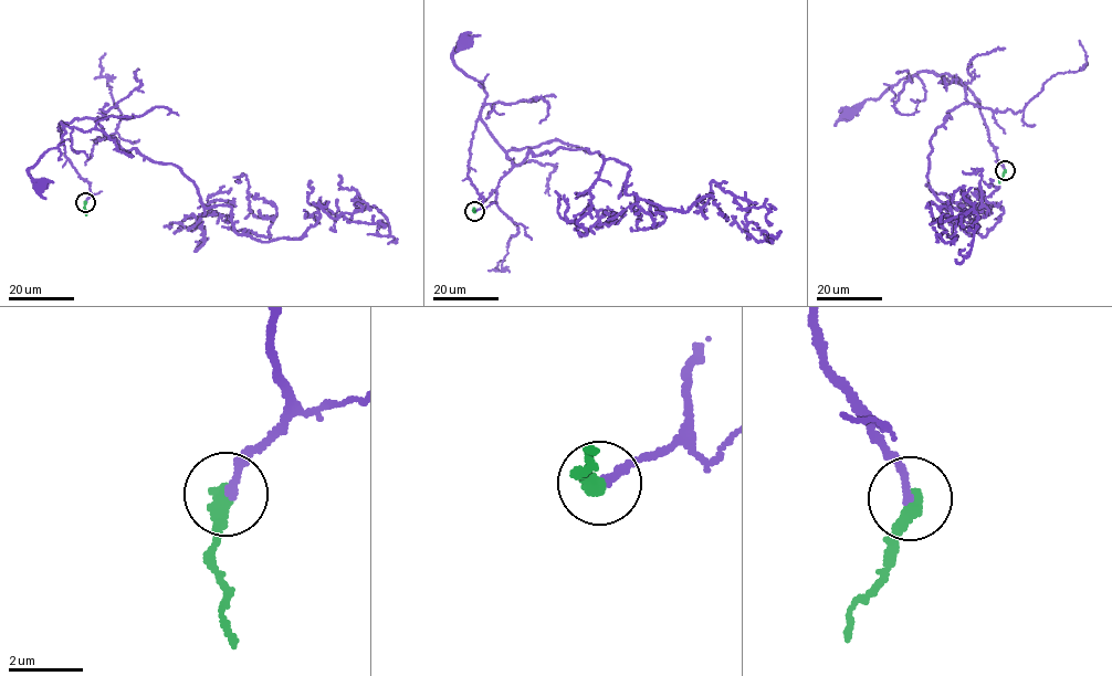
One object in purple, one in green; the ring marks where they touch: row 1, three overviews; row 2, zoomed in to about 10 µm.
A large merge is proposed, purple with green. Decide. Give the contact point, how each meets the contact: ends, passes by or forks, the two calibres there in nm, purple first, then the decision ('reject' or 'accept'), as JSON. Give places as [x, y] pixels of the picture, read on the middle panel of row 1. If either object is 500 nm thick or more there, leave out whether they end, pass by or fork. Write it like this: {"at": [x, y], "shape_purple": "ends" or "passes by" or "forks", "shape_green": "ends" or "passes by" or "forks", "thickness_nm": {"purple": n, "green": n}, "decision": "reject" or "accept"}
{"at": [474, 211], "shape_purple": "ends", "shape_green": "ends", "thickness_nm": {"purple": 180, "green": 440}, "decision": "accept"}

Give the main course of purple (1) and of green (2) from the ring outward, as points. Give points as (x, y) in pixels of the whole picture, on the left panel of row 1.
1: (85, 202), (88, 183), (65, 156), (58, 129), (61, 123), (65, 133), (59, 145), (28, 170), (42, 186)
2: (85, 202), (86, 215)

